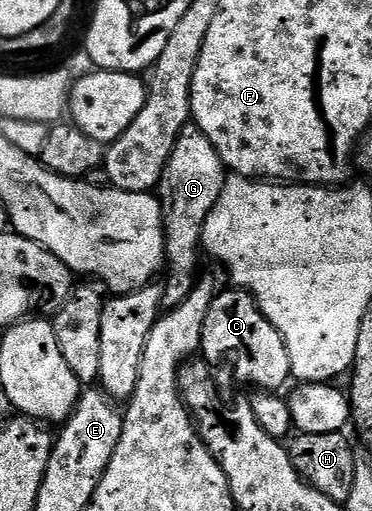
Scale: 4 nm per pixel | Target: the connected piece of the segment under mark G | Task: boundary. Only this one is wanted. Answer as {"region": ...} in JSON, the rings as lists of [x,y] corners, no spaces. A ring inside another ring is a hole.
{"region":[[[190,123],[181,131],[180,138],[177,139],[175,149],[172,150],[171,157],[164,169],[164,175],[157,186],[157,195],[161,201],[161,212],[165,218],[165,255],[167,265],[167,275],[169,277],[166,283],[163,283],[163,294],[161,296],[161,305],[165,311],[175,309],[191,293],[197,282],[195,273],[199,265],[199,253],[201,254],[201,235],[202,227],[205,224],[206,217],[210,209],[214,207],[225,188],[227,178],[227,169],[214,149],[206,135],[199,130],[196,124]]]}

